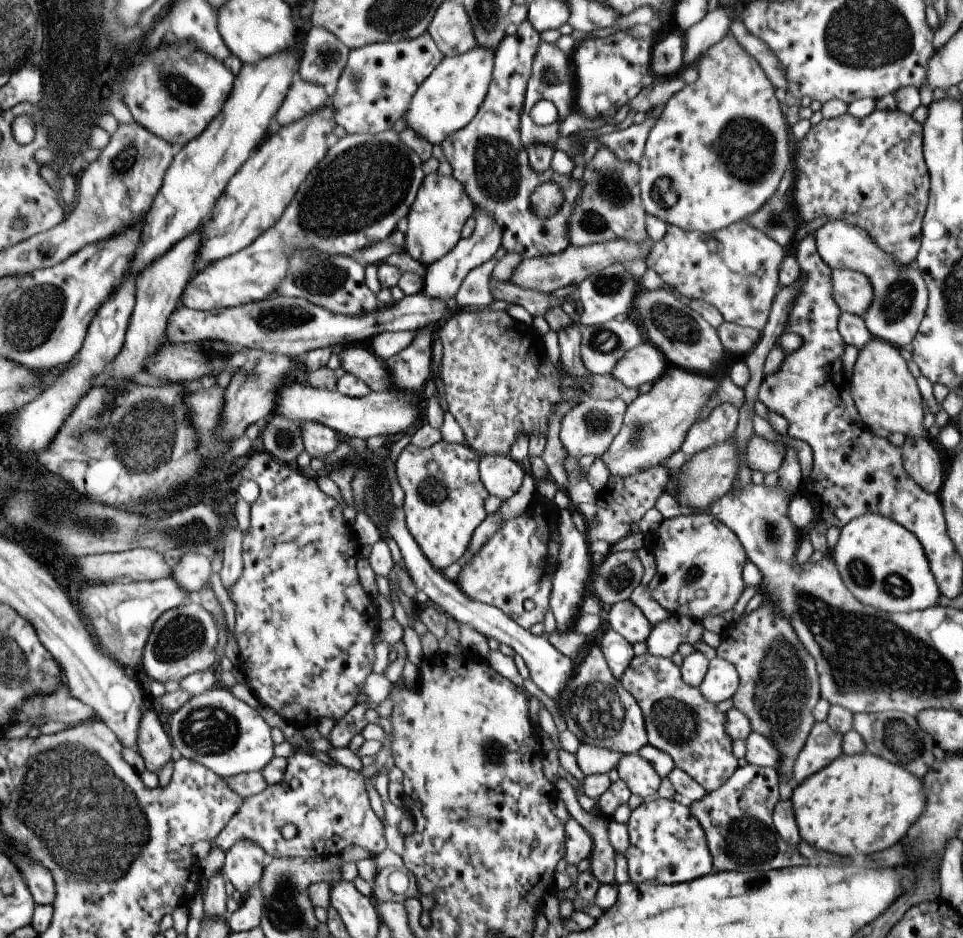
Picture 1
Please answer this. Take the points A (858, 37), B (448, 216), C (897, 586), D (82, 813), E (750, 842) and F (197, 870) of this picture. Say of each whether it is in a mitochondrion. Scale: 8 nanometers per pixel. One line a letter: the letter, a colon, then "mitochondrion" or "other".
A: mitochondrion
B: other
C: mitochondrion
D: mitochondrion
E: mitochondrion
F: other

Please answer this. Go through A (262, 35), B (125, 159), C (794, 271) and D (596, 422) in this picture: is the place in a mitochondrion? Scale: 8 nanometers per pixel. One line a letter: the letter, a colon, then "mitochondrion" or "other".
A: other
B: mitochondrion
C: other
D: mitochondrion

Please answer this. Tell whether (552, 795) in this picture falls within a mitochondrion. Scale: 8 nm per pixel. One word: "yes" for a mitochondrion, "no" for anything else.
no

